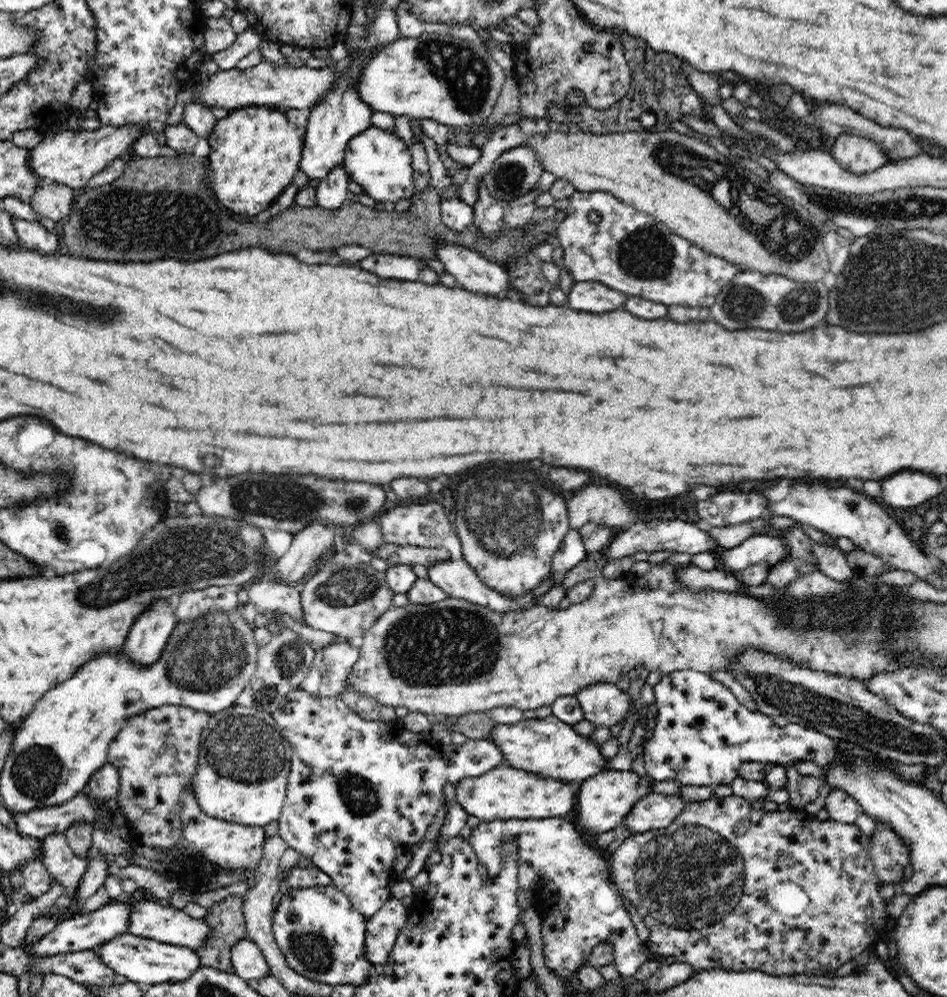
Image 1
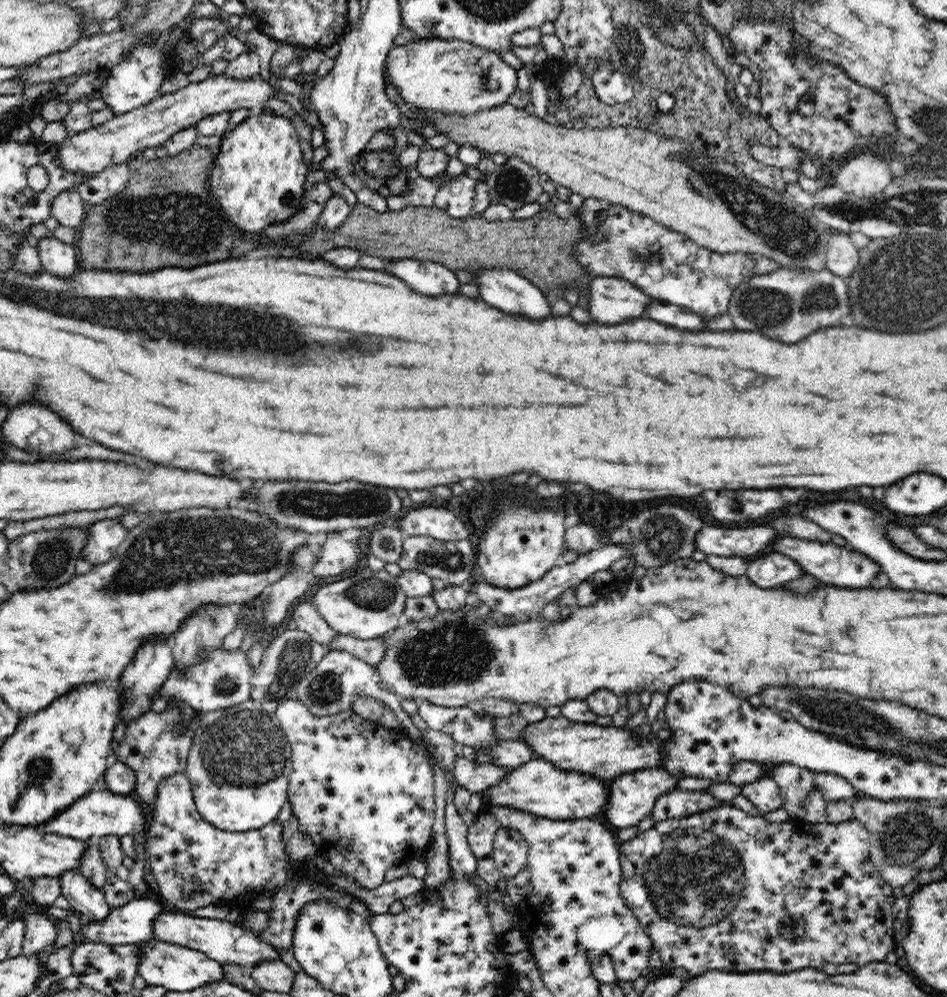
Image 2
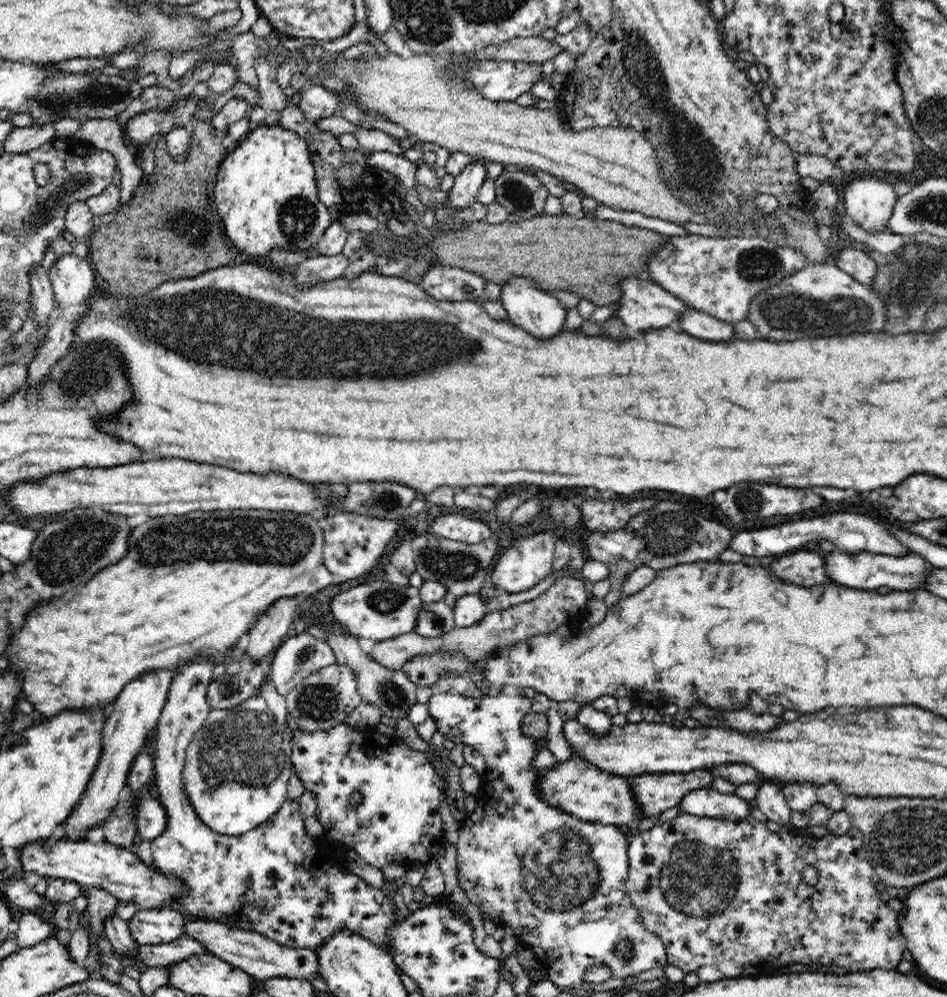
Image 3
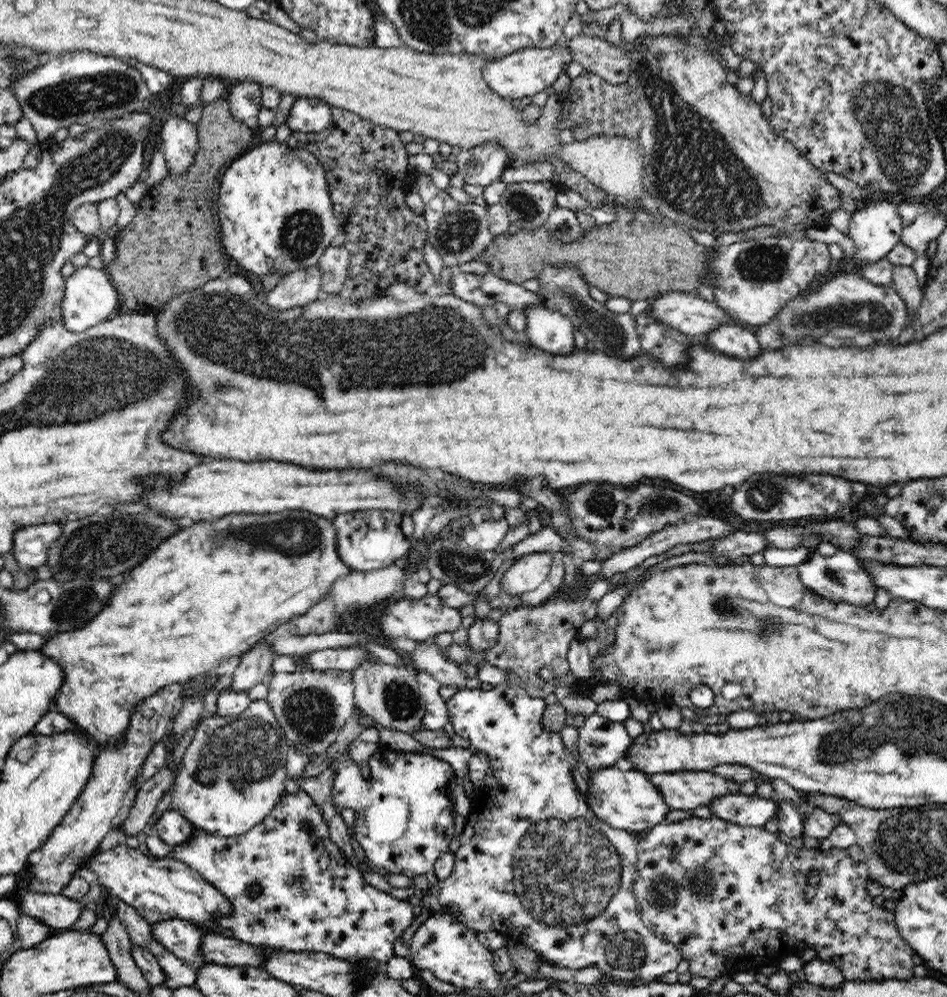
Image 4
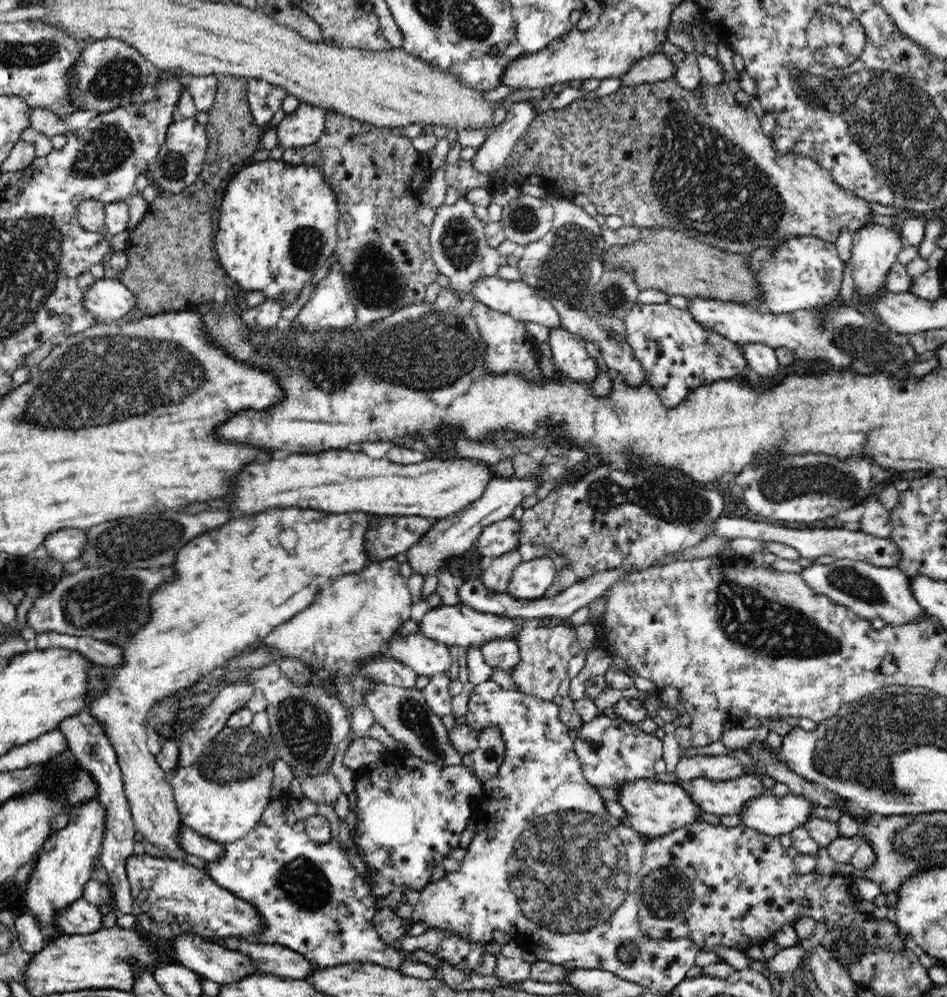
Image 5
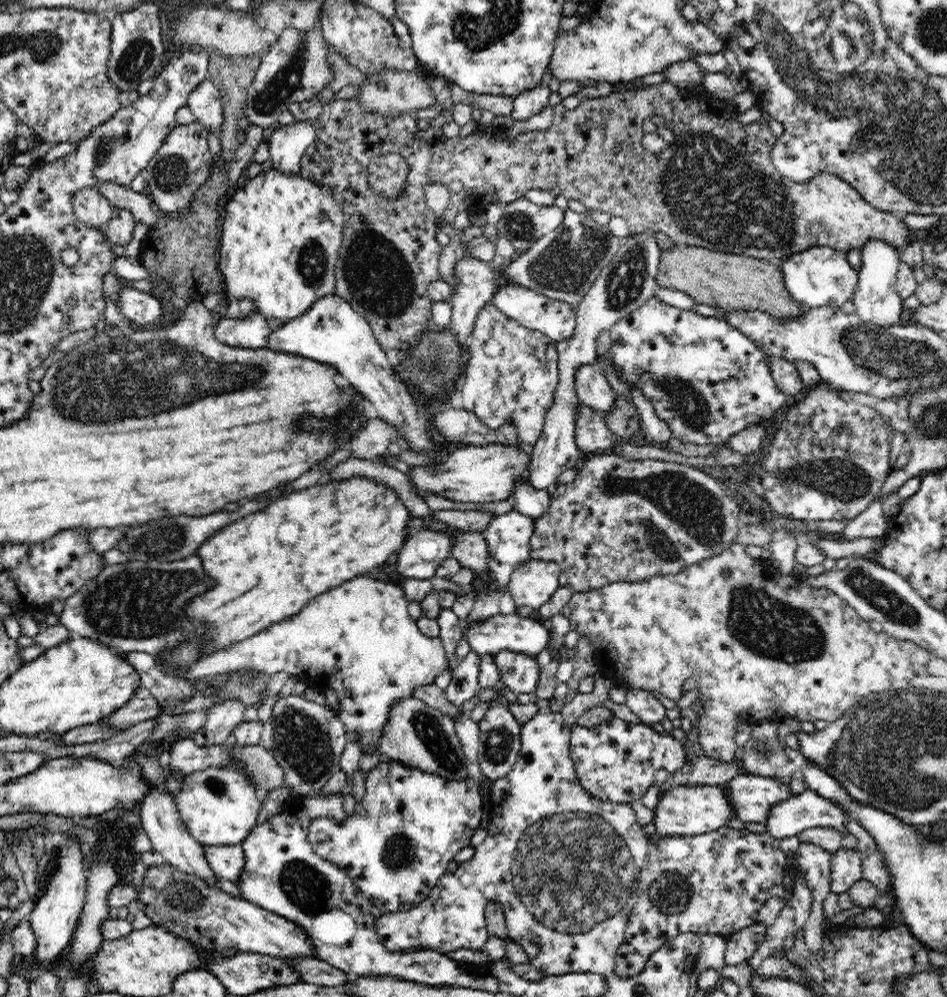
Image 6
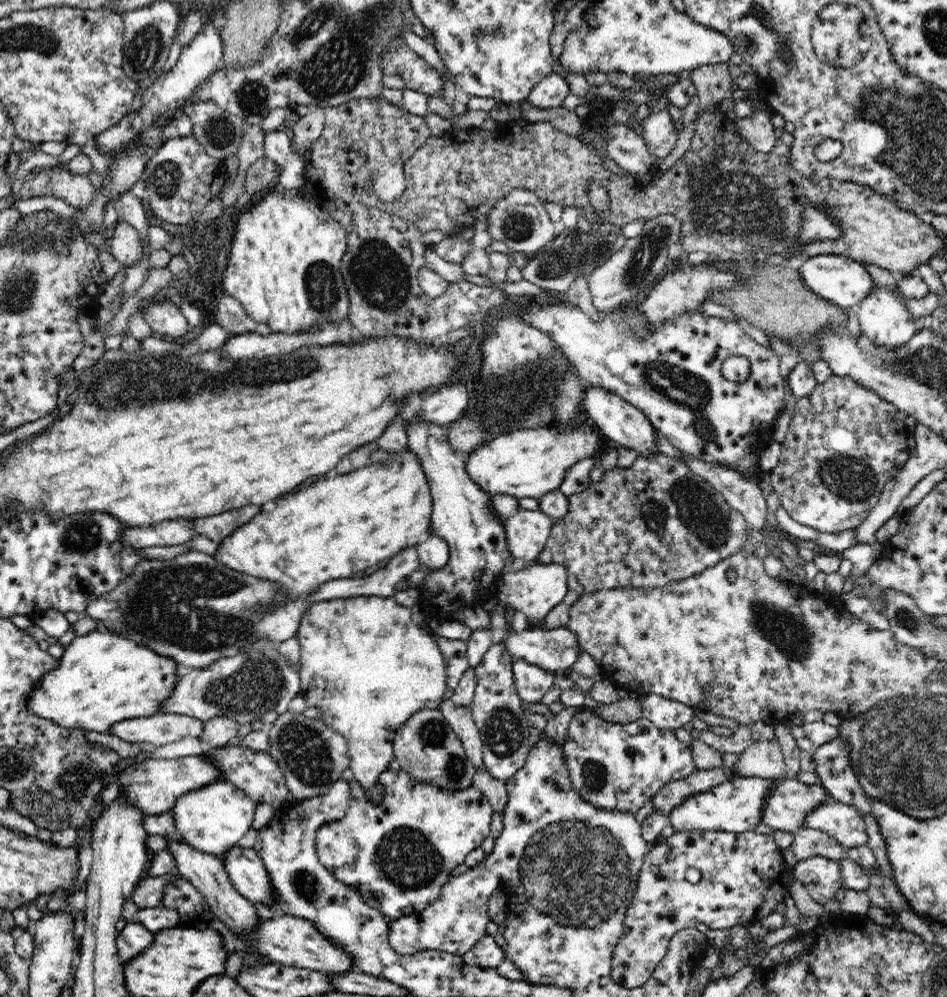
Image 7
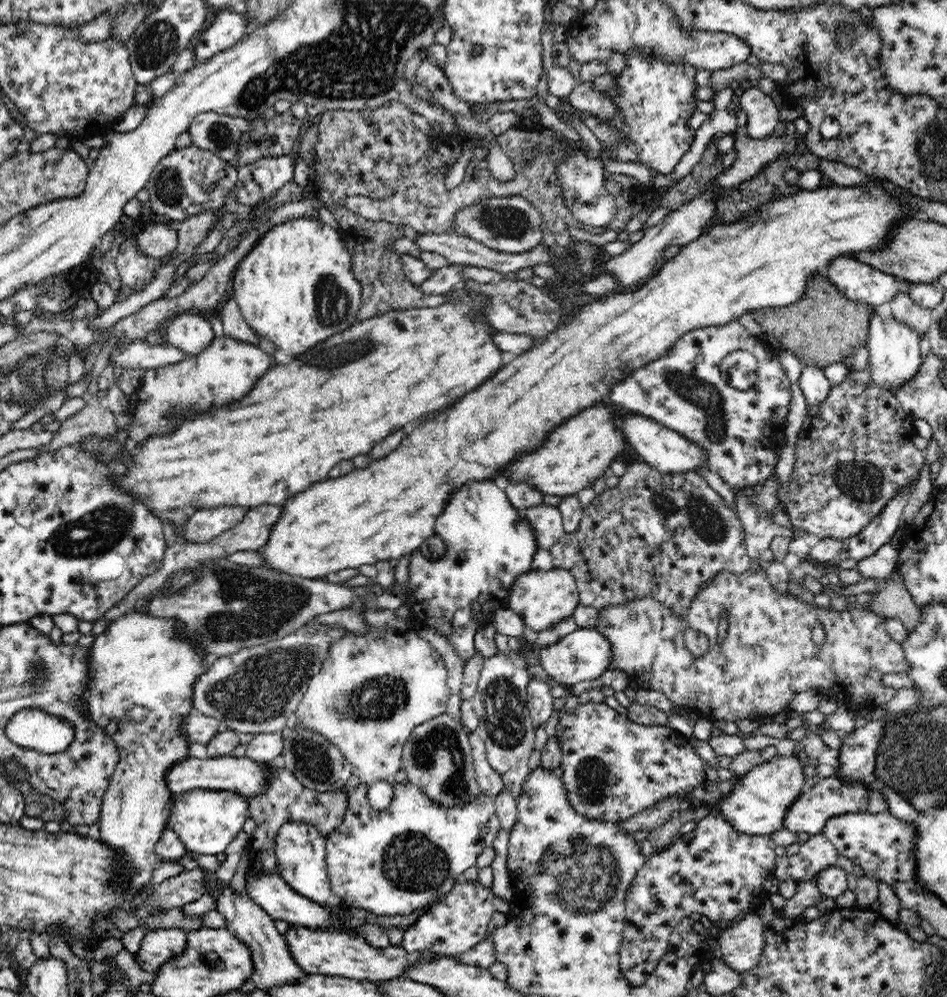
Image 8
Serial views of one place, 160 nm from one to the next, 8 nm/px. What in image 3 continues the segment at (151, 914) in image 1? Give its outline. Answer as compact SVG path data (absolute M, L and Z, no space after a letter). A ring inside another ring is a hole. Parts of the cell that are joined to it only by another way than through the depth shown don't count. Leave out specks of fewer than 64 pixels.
M216 920L189 921L186 922L185 936L201 942L207 952L261 981L275 978L302 979L304 981L318 977L322 979L320 958L317 957L314 950L288 948L248 928L228 927L227 924L219 923Z

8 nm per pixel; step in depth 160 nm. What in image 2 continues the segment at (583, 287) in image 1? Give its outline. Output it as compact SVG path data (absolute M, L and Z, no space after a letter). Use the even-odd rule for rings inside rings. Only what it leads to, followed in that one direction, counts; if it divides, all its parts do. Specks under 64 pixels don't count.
M594 277L590 281L590 296L587 299L588 312L592 320L598 320L602 324L618 324L618 322L645 316L648 303L657 301L650 299L631 282L616 277Z

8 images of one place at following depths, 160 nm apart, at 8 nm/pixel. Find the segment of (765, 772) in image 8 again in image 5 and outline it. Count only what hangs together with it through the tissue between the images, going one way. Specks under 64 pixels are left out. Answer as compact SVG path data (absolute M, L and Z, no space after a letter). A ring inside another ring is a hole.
M652 779L636 780L615 791L618 795L618 804L626 811L629 826L648 837L661 837L686 825L696 824L701 821L698 816L704 812L692 797L692 793L677 784L659 783Z

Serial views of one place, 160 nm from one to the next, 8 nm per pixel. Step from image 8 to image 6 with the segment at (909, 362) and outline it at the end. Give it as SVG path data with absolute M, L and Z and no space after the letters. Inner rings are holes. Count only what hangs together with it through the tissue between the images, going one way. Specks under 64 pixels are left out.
M870 240L861 252L862 266L857 270L859 274L857 292L853 296L855 313L863 324L874 325L877 328L892 328L907 324L906 308L903 299L896 291L897 272L900 260L898 250L884 241Z

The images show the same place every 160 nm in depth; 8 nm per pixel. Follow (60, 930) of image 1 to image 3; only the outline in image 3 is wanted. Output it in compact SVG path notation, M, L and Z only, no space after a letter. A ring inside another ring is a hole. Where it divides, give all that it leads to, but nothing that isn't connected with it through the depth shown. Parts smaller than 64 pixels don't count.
M170 908L140 910L127 922L131 937L138 944L166 944L186 934L186 918Z

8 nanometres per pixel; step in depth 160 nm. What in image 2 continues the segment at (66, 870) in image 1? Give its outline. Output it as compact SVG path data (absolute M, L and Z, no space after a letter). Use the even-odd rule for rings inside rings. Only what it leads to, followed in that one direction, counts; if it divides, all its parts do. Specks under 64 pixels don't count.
M72 869L63 872L59 879L62 896L68 899L71 910L77 915L84 915L90 922L103 921L110 915L112 908L103 891L90 884L80 871Z

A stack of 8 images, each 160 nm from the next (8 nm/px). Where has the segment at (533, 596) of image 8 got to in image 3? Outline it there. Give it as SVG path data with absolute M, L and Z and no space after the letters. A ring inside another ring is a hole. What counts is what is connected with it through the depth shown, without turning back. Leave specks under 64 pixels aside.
M551 527L548 531L541 531L525 538L518 538L508 548L504 548L497 556L490 576L497 590L506 593L526 592L552 573L555 534L557 534L557 531Z

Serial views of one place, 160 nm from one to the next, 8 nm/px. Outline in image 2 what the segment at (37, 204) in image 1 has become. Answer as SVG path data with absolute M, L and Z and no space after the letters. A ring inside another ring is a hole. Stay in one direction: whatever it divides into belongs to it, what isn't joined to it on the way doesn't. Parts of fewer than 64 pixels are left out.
M76 185L66 192L60 192L51 202L52 218L55 218L60 225L72 229L83 224L87 211L86 202L79 194L78 187L79 185Z

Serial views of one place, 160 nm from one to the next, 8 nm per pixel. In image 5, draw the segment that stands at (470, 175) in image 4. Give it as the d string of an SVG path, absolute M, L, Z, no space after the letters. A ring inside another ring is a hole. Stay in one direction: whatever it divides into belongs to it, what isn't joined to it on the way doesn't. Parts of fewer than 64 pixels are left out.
M522 100L514 103L508 110L507 115L501 123L490 130L478 148L476 155L472 158L472 167L478 173L494 173L498 171L511 156L516 142L528 130L534 117L532 100Z

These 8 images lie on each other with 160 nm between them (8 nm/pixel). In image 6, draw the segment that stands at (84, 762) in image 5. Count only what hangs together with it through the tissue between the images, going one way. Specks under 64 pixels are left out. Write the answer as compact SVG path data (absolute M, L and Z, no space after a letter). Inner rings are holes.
M141 689L124 709L104 718L102 721L103 724L109 724L111 728L122 730L122 728L129 728L143 720L158 717L158 714L162 712L160 706L165 708L165 704L154 699L147 690Z

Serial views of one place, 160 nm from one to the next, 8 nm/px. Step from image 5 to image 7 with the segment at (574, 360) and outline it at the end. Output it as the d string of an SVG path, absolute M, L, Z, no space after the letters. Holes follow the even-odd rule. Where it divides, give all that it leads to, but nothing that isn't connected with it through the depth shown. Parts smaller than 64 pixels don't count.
M585 385L582 396L582 410L587 417L594 421L612 445L623 446L626 449L636 450L640 457L652 457L660 454L656 448L656 428L649 418L635 406L622 400L616 393L610 393L598 387Z

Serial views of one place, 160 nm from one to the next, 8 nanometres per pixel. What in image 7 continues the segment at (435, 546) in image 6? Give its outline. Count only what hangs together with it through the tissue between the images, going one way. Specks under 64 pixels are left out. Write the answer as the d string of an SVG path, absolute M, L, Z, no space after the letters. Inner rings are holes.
M416 545L409 546L408 549L395 554L385 567L367 577L330 580L320 584L318 590L290 599L288 589L274 579L245 574L245 571L220 563L212 555L190 550L168 560L144 560L136 566L132 576L128 576L112 592L90 602L85 615L100 622L101 629L127 634L132 640L153 648L158 655L171 656L182 666L206 668L220 658L237 656L248 643L260 643L268 639L271 643L280 644L296 636L304 614L314 604L322 601L350 600L360 596L392 597L397 591L396 584L410 577L412 572L418 570L420 564Z

